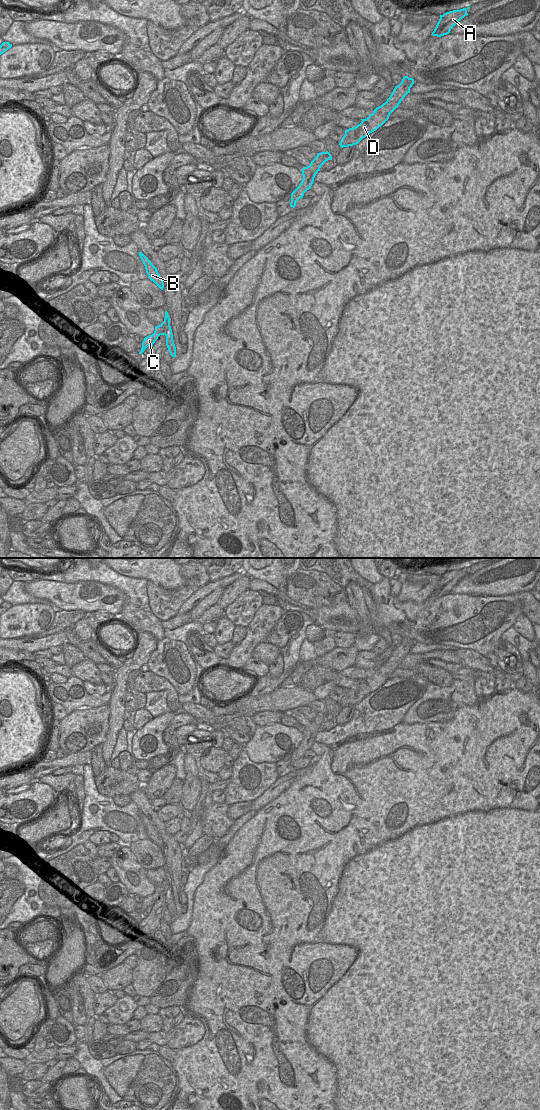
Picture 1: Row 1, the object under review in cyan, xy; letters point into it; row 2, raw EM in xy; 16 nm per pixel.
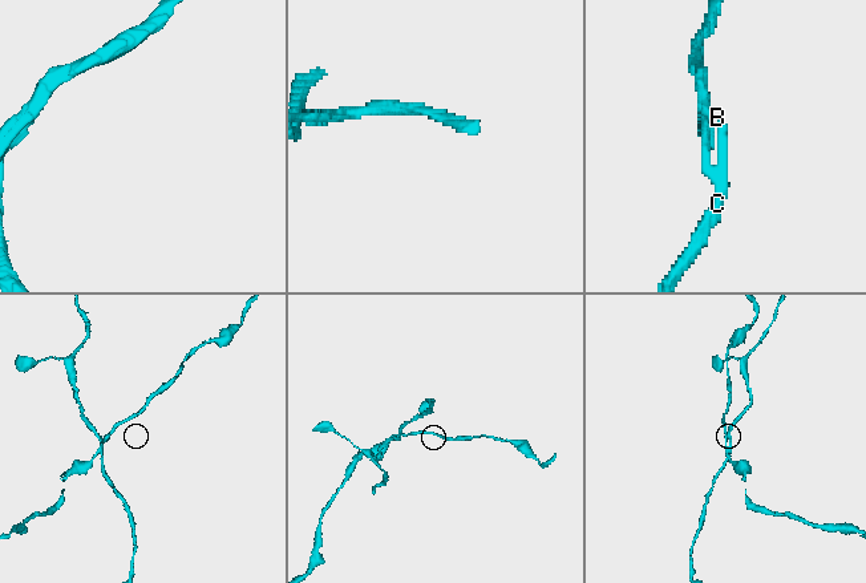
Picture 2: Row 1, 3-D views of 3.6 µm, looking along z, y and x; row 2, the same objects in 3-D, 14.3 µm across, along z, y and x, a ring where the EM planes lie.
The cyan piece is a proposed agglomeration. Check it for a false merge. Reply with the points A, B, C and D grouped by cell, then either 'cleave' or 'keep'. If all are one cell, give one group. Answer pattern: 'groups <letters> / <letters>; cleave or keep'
groups A C D / B; cleave

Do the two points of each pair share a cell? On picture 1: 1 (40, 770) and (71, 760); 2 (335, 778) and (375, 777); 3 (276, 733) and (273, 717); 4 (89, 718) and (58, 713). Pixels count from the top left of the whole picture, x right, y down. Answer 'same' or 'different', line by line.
1: same
2: same
3: different
4: different

